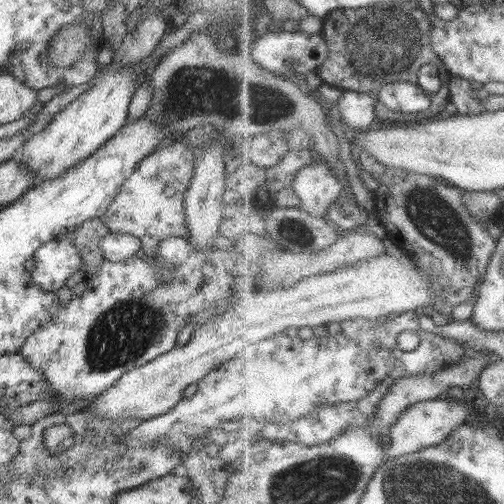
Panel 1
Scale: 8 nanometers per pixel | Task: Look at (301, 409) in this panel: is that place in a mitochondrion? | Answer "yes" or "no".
no

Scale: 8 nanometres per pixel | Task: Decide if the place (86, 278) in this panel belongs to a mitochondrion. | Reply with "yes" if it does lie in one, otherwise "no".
no

